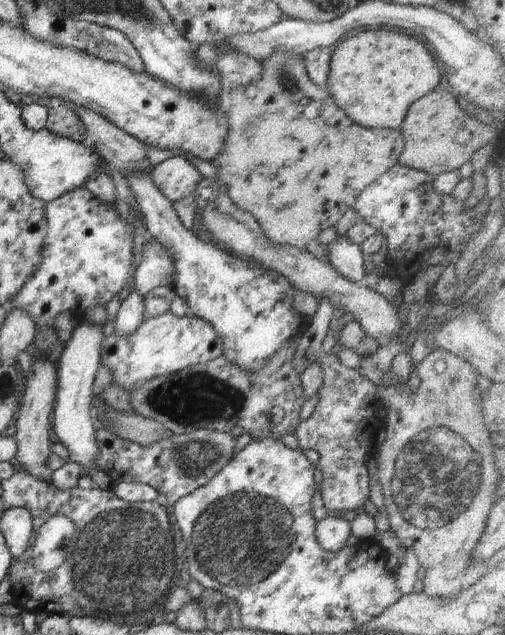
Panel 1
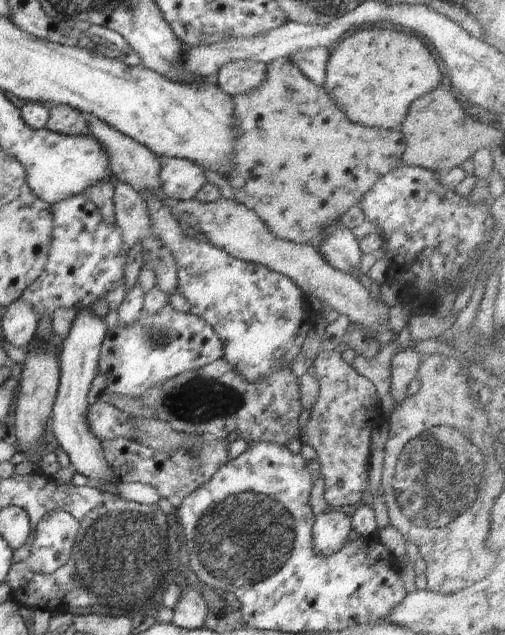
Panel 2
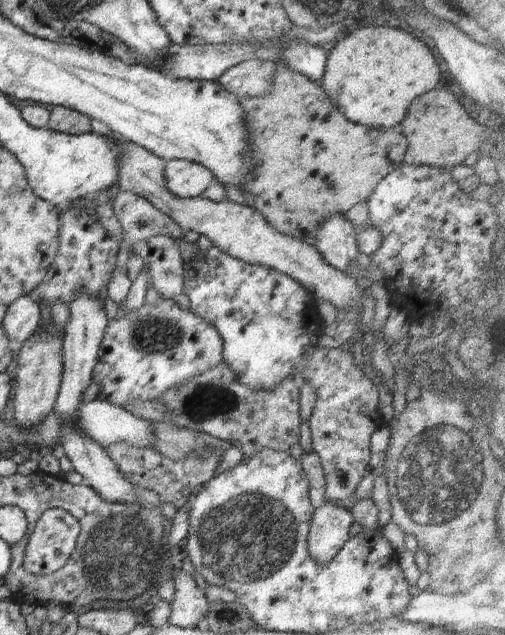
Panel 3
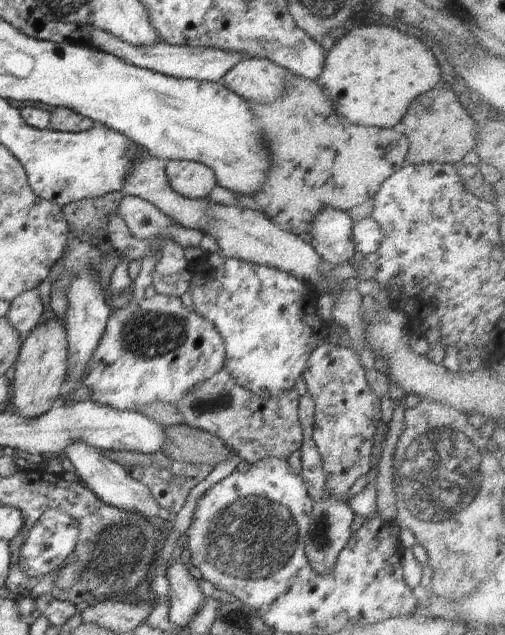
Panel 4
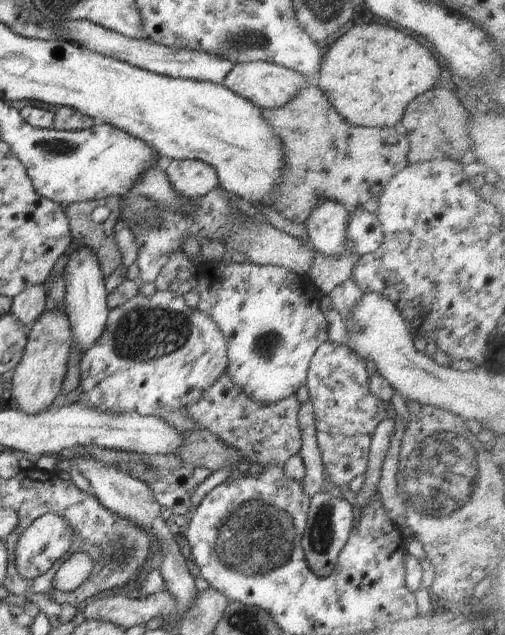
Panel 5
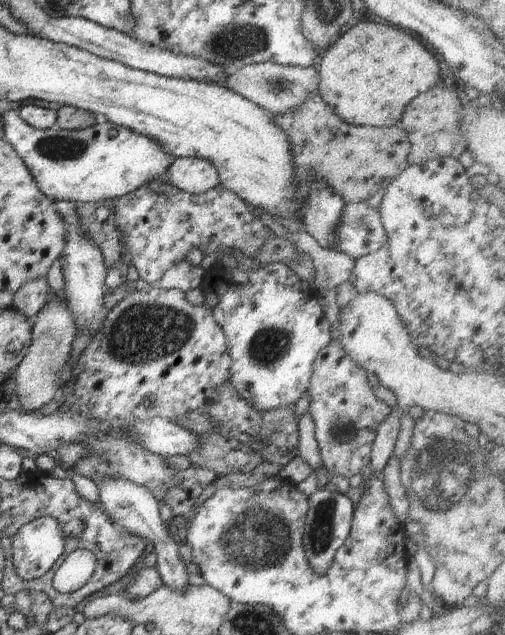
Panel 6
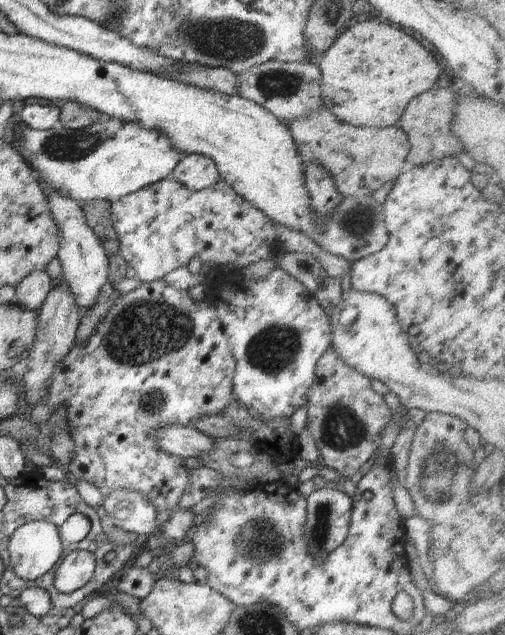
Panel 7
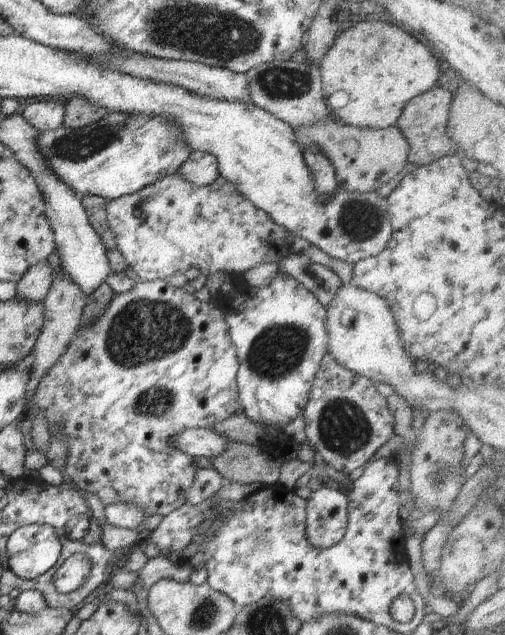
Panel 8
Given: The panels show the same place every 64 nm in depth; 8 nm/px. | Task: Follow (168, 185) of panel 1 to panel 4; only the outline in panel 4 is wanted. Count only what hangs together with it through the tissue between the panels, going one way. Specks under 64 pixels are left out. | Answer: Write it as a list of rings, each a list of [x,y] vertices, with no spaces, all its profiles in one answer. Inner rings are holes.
[[[169,161],[165,168],[169,185],[187,199],[206,199],[217,185],[215,172],[202,163]]]

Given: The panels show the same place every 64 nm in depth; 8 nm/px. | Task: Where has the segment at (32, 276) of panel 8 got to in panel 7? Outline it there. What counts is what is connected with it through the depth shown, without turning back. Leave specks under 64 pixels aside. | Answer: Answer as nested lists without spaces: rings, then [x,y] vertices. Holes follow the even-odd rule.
[[[47,270],[28,273],[15,286],[15,302],[22,308],[38,312],[53,285],[54,280],[49,277]]]

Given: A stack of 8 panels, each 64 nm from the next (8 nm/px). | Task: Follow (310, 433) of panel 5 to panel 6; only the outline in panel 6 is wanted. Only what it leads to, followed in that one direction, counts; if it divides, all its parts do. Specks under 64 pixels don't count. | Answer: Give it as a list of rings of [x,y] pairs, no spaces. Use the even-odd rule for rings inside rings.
[[[306,412],[302,418],[298,419],[298,434],[299,434],[299,455],[302,460],[308,462],[311,468],[314,470],[313,474],[305,481],[302,481],[297,485],[297,489],[304,493],[307,497],[313,492],[316,492],[320,486],[317,480],[318,474],[320,474],[320,447],[319,442],[315,437],[315,426],[310,415]]]

